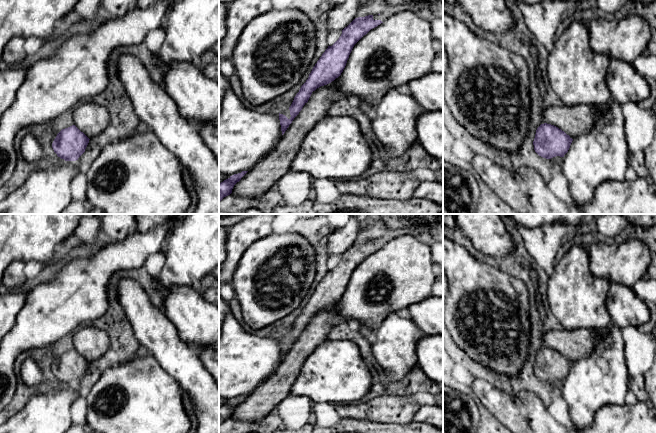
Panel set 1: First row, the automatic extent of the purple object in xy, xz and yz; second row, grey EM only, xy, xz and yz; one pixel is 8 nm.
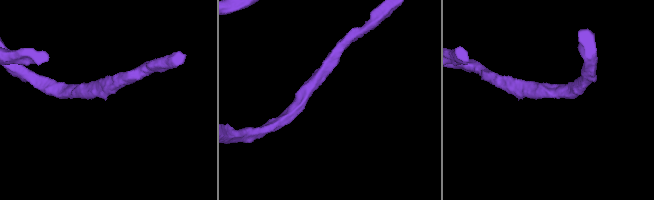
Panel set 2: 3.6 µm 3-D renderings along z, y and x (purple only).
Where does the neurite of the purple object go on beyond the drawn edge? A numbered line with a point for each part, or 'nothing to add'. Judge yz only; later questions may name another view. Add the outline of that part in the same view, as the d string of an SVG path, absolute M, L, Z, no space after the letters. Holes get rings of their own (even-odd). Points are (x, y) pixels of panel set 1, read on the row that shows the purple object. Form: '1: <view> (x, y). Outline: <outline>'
1: yz (577, 120). Outline: M561 104L546 107L542 115L545 123L558 127L574 140L588 133L595 126L600 110L591 105L566 106Z

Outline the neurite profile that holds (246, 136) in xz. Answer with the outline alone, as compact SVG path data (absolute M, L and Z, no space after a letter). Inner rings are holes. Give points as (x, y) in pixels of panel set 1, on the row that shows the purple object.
M232 89L225 92L219 114L219 173L232 176L249 171L273 150L281 137L279 114L255 111L246 107Z

